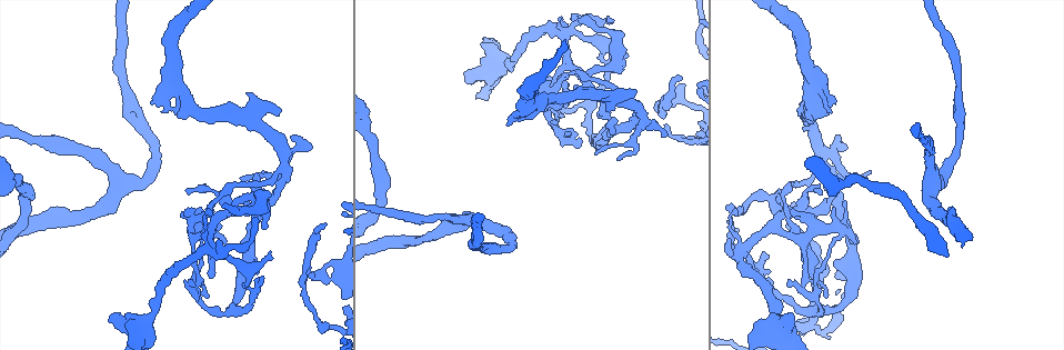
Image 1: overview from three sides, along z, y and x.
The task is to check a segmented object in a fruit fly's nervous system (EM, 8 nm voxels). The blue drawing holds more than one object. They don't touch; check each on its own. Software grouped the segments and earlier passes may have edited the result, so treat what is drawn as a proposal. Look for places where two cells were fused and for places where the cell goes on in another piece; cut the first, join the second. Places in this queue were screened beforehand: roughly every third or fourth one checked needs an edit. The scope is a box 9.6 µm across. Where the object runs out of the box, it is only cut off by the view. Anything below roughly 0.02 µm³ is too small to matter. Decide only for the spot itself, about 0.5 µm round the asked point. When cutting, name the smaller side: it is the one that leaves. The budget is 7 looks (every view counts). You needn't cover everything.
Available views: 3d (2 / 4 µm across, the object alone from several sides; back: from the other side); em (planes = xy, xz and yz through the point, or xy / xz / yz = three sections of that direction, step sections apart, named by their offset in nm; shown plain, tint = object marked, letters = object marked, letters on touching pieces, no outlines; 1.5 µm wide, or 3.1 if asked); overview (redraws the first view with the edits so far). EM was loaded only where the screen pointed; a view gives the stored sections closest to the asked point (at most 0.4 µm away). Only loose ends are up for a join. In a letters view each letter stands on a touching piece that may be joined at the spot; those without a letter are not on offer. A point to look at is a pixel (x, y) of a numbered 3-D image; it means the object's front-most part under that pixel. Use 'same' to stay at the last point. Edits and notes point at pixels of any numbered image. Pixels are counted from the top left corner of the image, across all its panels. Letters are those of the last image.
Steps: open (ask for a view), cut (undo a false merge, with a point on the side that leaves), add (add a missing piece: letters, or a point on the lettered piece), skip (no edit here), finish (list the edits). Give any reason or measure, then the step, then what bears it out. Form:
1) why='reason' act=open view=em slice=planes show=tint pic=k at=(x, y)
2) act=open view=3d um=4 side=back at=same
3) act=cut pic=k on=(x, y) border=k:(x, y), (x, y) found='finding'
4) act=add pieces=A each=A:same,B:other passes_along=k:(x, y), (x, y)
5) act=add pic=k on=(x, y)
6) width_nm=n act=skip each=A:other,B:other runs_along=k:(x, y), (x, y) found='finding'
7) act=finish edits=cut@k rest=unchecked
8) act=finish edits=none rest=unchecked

why='thin end' act=open view=3d um=4 pic=1 at=(270, 255)

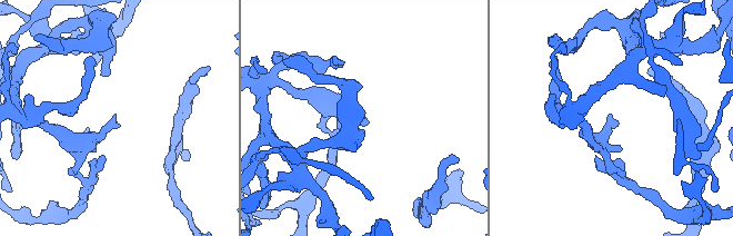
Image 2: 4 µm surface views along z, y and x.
act=open view=em slice=planes show=letters pic=2 at=(364, 124)

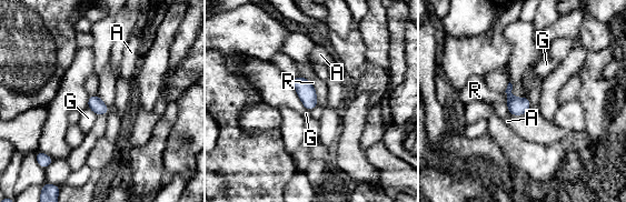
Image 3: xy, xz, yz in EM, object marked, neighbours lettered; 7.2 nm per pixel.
act=skip each=A:other,G:other,R:other border=3:(88, 108), (97, 115) found='no lettered piece goes on from it'

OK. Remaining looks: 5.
why='an open end' act=open view=3d um=2 pic=1 at=(327, 224)

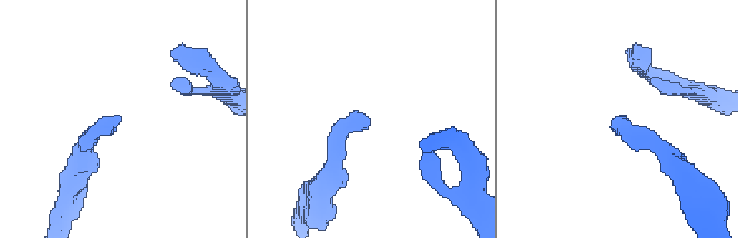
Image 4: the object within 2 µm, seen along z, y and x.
act=open view=em slice=xz step=4 show=letters pic=4 at=(618, 116)

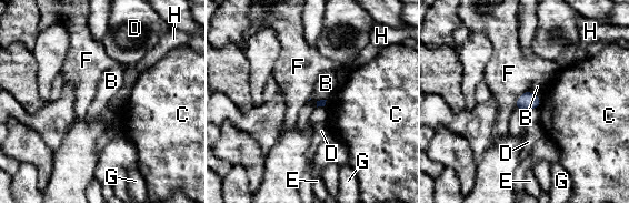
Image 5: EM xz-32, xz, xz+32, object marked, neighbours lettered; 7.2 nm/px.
act=skip each=B:other,C:other,D:other,E:other,F:other,G:other,H:other border=5:(528, 90), (538, 95) found='none of them fits'

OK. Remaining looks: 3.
why='free end' act=open view=3d um=2 pic=1 at=(248, 92)

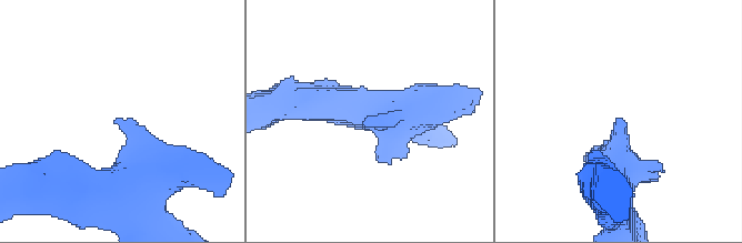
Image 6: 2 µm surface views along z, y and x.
why='need the tissue' act=open view=em slice=xy step=8 show=letters pic=6 at=(366, 124)

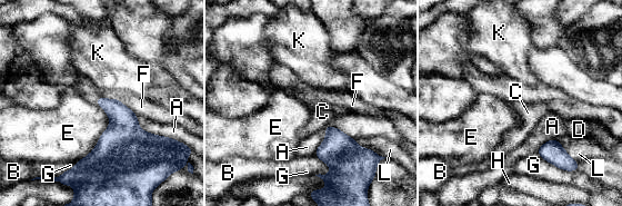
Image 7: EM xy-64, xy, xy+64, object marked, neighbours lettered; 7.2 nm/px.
act=skip each=A:other,B:other,C:other,D:other,E:other,F:other,G:other,H:other,K:other,L:other border=7:(329, 124), (323, 128) found='none of them fits'

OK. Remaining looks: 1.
act=finish edits=none rest=unchecked

